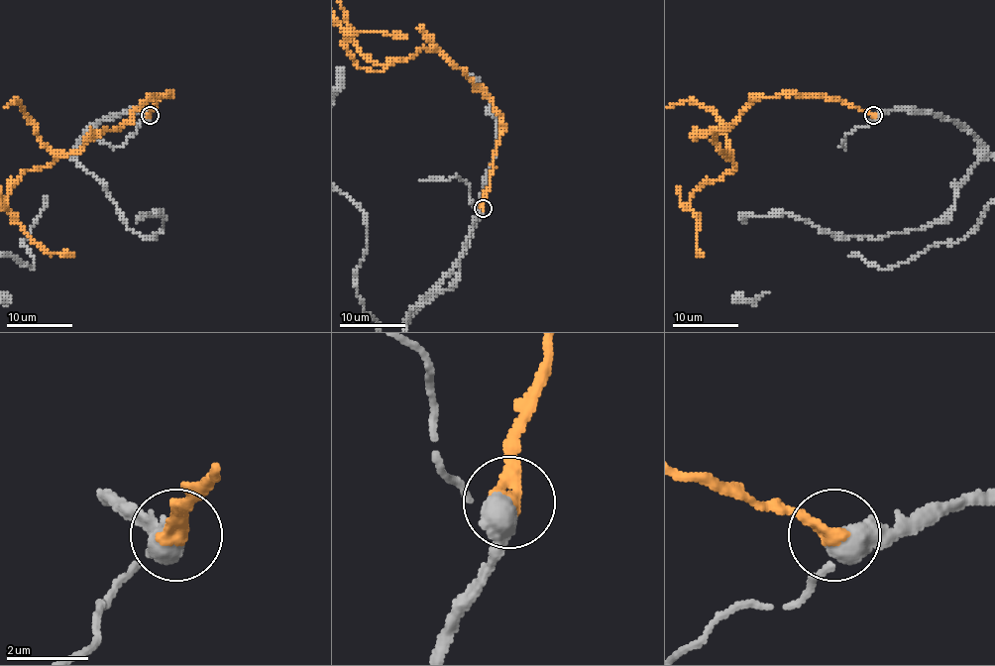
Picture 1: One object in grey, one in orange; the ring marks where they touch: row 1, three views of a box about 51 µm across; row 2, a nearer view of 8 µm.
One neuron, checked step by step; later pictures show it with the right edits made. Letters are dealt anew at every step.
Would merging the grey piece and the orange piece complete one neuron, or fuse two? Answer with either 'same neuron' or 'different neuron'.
same neuron

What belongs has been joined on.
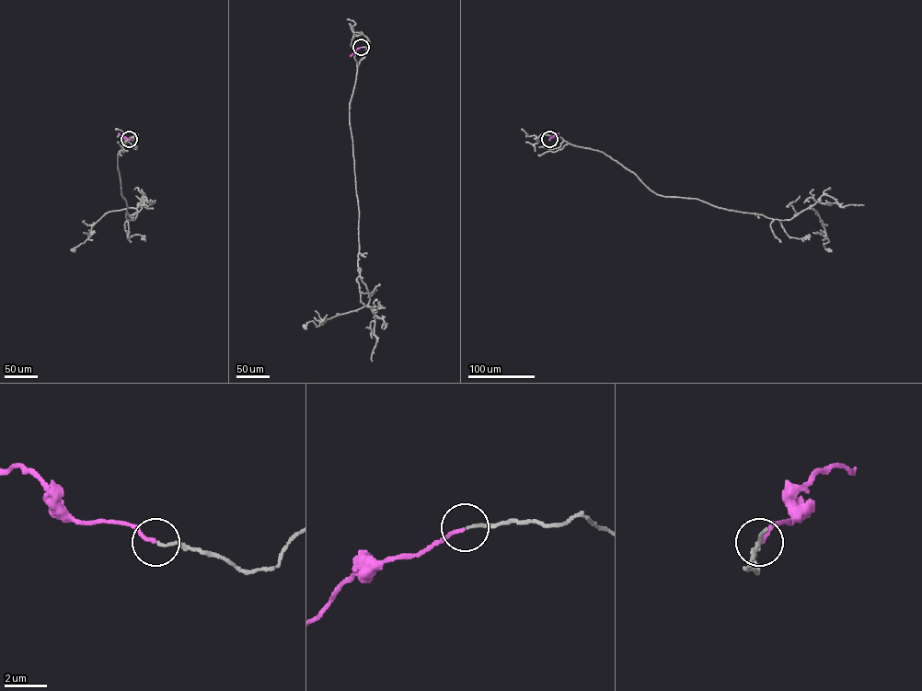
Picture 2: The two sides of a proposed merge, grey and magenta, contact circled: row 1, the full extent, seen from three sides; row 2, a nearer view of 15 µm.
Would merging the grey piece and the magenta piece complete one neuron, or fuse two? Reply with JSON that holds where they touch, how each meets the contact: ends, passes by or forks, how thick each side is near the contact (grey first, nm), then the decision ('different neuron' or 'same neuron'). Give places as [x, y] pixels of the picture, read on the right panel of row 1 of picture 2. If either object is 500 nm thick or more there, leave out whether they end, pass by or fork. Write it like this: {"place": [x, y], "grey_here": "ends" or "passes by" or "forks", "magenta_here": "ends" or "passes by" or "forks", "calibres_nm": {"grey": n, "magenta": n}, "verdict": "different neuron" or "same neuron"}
{"place": [549, 139], "grey_here": "ends", "magenta_here": "ends", "calibres_nm": {"grey": 140, "magenta": 170}, "verdict": "same neuron"}

